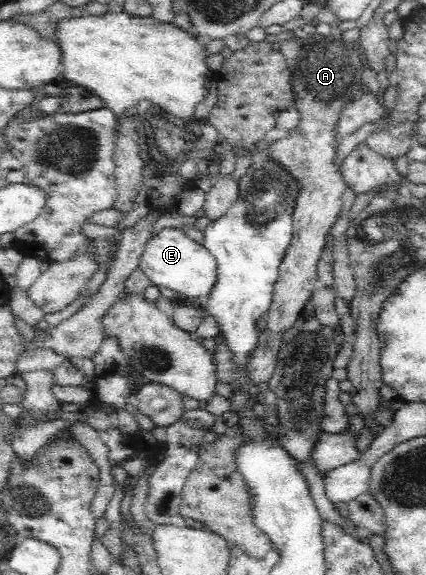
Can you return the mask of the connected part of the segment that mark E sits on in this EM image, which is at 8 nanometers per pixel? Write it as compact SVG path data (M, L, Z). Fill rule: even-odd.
M161 229L147 240L138 268L153 286L167 288L187 299L198 301L208 297L217 277L215 258L179 229Z

